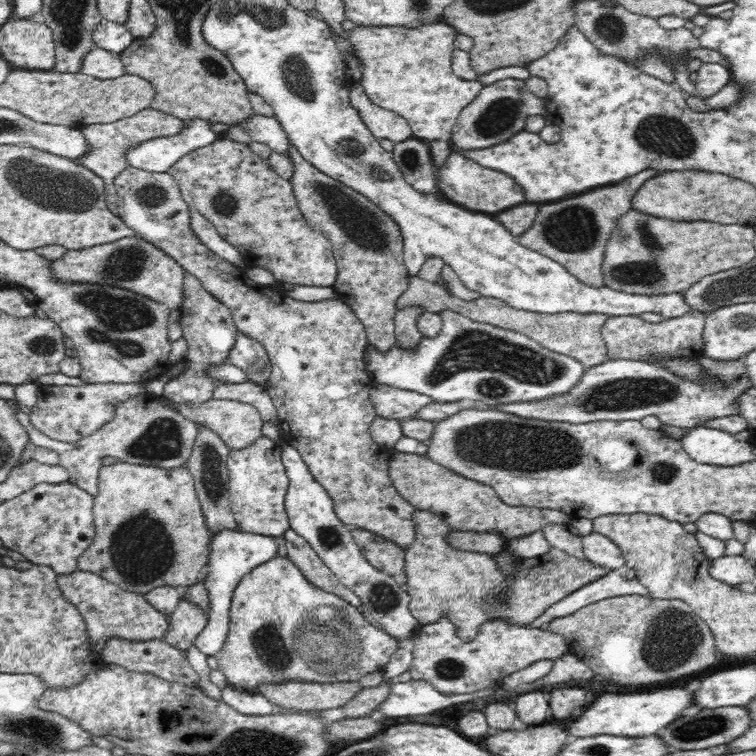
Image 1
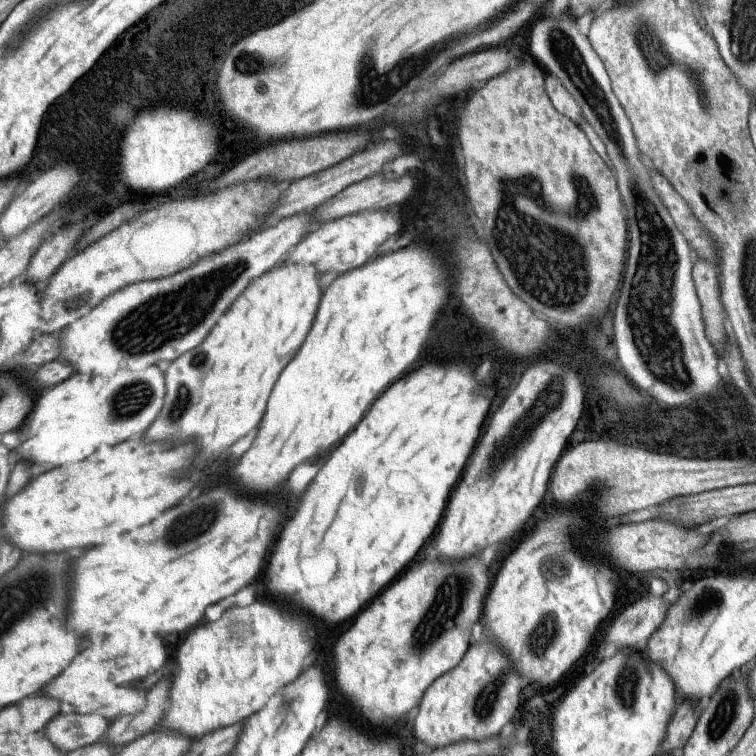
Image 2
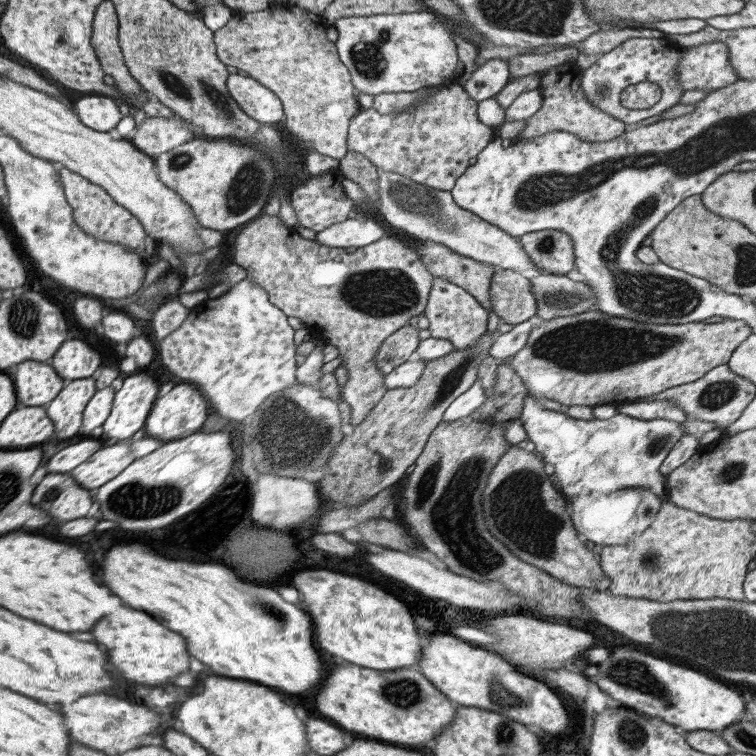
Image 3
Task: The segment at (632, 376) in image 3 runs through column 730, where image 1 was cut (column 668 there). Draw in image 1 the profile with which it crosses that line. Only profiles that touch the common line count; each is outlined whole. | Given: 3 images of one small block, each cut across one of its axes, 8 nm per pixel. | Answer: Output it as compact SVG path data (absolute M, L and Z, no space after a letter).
M691 309L678 318L664 319L660 322L647 322L637 315L610 316L602 326L602 336L607 344L610 359L625 358L626 360L642 361L642 356L654 356L663 353L666 356L701 355L704 343L702 334L707 315L696 309Z

